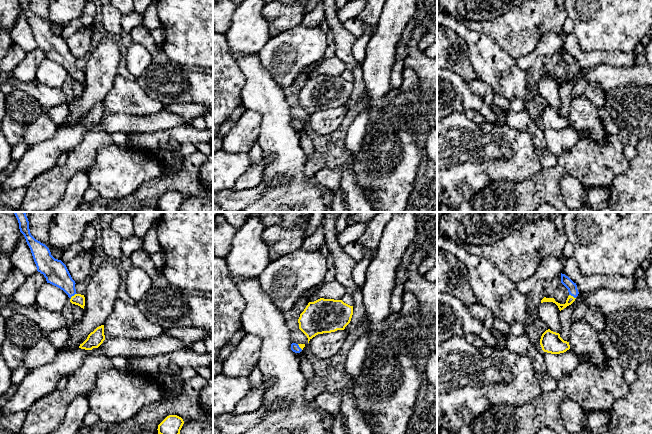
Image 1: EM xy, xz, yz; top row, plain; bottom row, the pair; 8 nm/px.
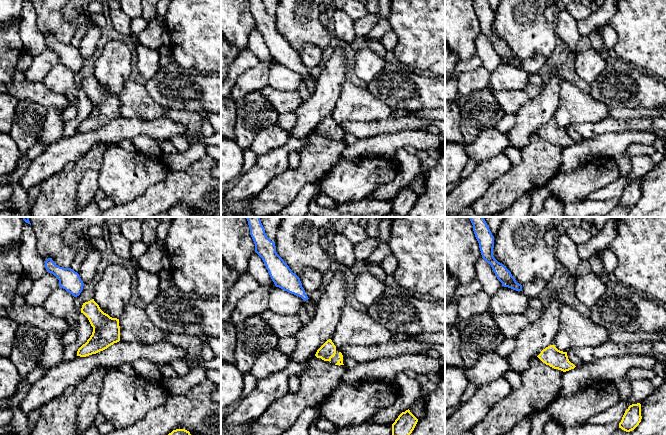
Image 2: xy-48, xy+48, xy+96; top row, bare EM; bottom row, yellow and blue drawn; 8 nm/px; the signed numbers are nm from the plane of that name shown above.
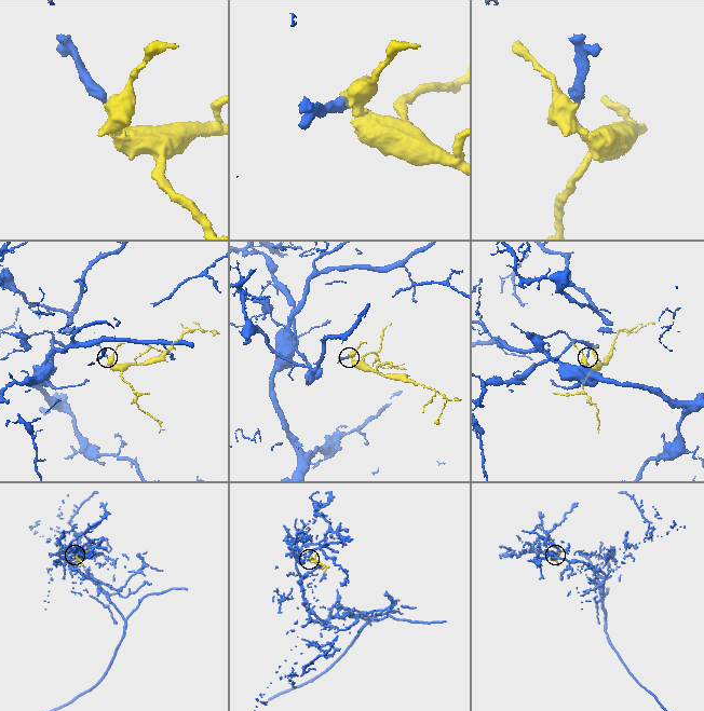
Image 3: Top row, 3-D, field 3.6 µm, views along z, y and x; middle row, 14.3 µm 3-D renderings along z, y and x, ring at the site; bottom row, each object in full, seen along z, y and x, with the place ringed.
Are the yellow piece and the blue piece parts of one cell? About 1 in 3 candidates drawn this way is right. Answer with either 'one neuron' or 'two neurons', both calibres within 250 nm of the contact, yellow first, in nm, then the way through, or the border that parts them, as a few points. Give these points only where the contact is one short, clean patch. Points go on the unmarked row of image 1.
one neuron; 90 nm thick on the yellow side, 190 nm on the other; runs through xy (78, 75), (72, 72), (68, 61), (56, 49)

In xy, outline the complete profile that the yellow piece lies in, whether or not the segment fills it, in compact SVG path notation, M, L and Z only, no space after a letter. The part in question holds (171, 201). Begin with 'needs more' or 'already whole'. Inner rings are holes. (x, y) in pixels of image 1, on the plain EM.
already whole | M169 191L158 201L158 210L161 212L179 212L183 200L184 197L181 193Z

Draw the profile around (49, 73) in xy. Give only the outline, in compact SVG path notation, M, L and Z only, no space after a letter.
M45 59L39 65L35 79L48 87L61 87L69 78L70 74L63 66Z

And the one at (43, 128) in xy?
M44 108L41 115L27 128L23 142L30 146L36 145L52 138L56 134L58 128L59 127L48 115L47 109Z

